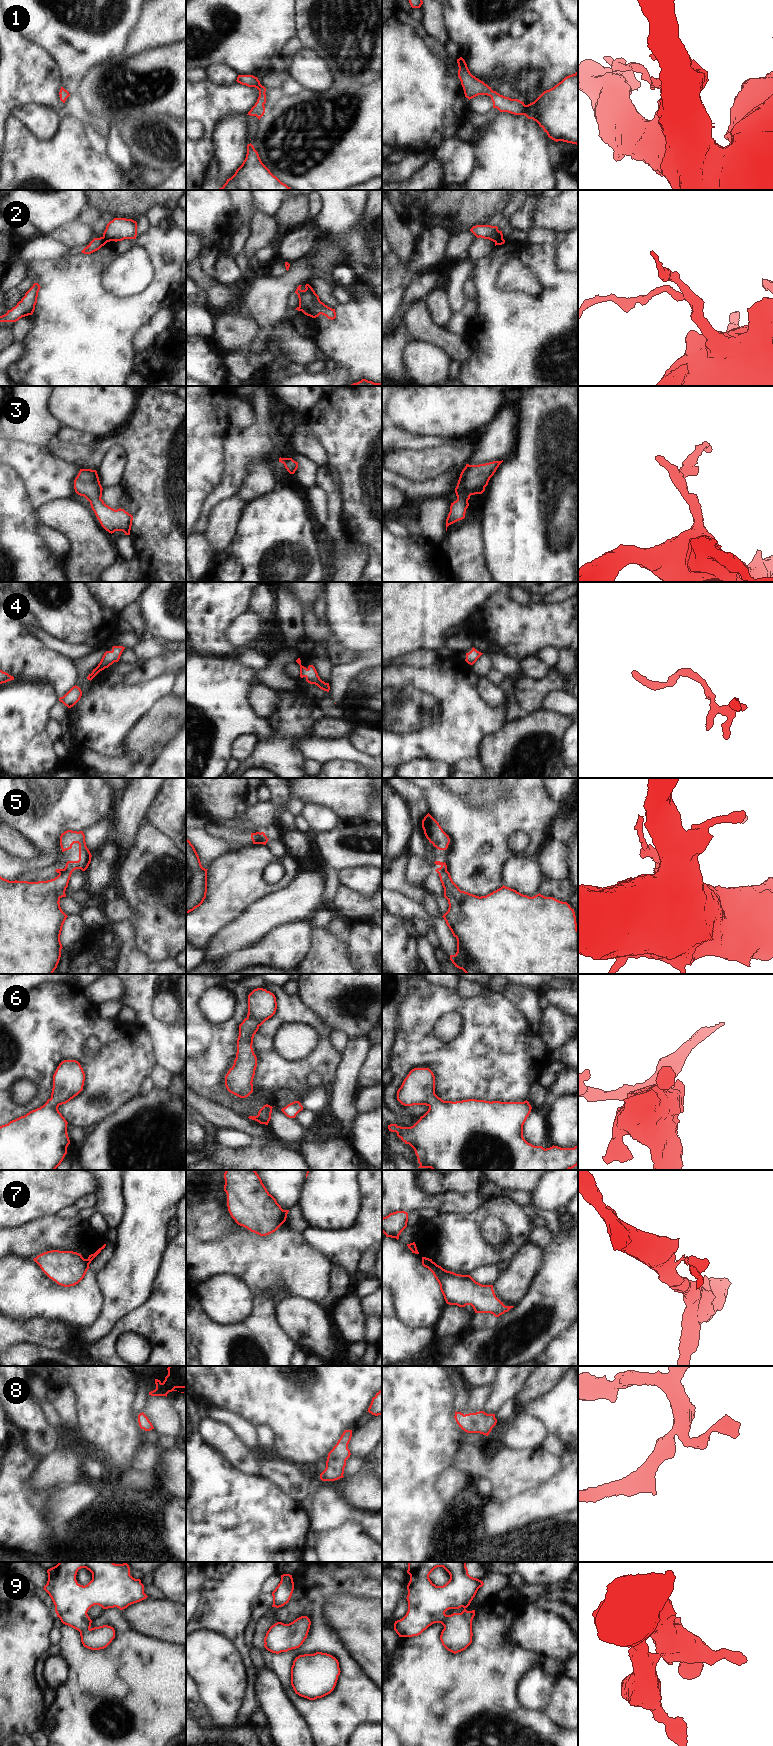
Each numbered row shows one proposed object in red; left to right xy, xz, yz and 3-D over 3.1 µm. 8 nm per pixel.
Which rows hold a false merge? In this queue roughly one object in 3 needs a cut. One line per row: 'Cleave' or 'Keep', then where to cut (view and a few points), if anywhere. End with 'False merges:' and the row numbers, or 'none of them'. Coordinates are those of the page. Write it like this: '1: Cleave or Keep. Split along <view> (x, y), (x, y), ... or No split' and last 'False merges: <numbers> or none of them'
1: Keep. No split
2: Cleave. Split along xy (103, 236), (107, 241)
3: Keep. No split
4: Keep. No split
5: Cleave. Split along xy (72, 870), (66, 870), (59, 874)
6: Keep. No split
7: Cleave. Split along xy (86, 1259), (88, 1268)
8: Keep. No split
9: Keep. No split
False merges: 2, 5, 7

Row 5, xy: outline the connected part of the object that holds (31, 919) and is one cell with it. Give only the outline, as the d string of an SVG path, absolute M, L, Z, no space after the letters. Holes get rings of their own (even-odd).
M73 871L60 873L47 881L9 881L0 876L0 974L53 974L61 957L60 935L68 917L60 907L60 899Z

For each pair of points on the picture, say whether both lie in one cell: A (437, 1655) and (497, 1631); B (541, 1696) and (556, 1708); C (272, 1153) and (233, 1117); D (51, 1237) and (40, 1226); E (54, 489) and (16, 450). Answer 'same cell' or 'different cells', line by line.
A: same cell
B: different cells
C: different cells
D: same cell
E: same cell

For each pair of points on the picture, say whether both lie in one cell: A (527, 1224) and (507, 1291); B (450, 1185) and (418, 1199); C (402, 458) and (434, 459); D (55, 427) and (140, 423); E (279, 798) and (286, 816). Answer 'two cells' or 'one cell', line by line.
A: two cells
B: two cells
C: one cell
D: two cells
E: one cell

